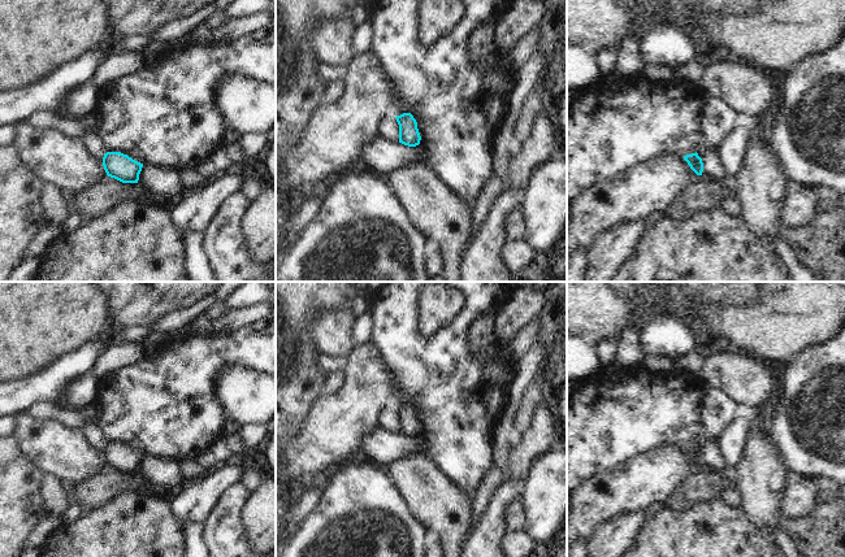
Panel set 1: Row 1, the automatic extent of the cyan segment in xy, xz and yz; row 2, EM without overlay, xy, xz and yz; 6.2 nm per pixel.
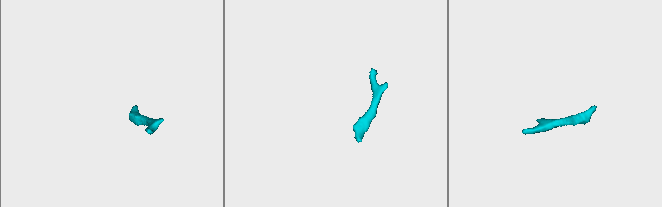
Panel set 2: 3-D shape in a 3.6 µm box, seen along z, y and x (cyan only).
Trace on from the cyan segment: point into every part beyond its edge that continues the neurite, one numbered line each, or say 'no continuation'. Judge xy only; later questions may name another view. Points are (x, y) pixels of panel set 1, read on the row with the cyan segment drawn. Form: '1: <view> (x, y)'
no continuation

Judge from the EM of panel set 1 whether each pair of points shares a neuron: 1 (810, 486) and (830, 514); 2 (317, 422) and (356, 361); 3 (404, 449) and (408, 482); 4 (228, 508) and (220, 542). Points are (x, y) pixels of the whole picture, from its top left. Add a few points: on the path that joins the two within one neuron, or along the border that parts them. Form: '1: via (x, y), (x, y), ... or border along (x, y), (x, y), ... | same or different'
1: border along (828, 482), (815, 507), (796, 518) | different
2: via (333, 408), (356, 384), (356, 377) | same
3: border along (427, 455), (414, 451), (386, 465) | different
4: via (225, 516), (224, 534) | same

